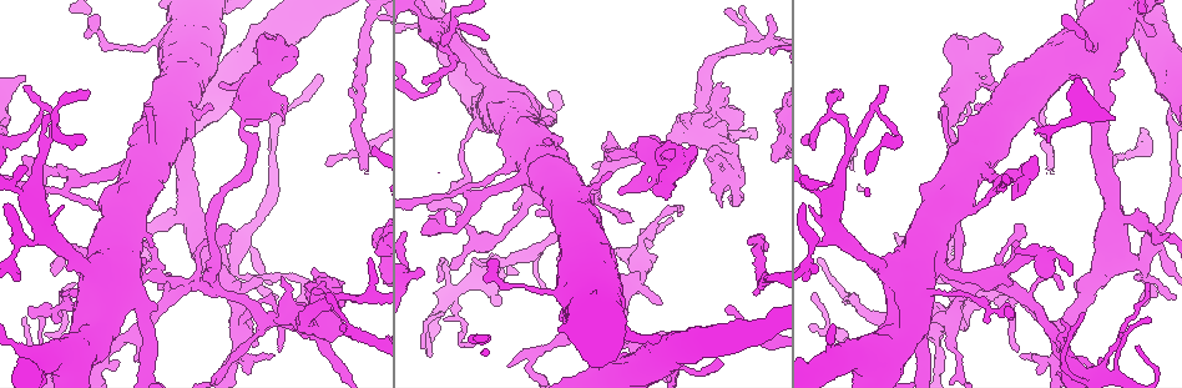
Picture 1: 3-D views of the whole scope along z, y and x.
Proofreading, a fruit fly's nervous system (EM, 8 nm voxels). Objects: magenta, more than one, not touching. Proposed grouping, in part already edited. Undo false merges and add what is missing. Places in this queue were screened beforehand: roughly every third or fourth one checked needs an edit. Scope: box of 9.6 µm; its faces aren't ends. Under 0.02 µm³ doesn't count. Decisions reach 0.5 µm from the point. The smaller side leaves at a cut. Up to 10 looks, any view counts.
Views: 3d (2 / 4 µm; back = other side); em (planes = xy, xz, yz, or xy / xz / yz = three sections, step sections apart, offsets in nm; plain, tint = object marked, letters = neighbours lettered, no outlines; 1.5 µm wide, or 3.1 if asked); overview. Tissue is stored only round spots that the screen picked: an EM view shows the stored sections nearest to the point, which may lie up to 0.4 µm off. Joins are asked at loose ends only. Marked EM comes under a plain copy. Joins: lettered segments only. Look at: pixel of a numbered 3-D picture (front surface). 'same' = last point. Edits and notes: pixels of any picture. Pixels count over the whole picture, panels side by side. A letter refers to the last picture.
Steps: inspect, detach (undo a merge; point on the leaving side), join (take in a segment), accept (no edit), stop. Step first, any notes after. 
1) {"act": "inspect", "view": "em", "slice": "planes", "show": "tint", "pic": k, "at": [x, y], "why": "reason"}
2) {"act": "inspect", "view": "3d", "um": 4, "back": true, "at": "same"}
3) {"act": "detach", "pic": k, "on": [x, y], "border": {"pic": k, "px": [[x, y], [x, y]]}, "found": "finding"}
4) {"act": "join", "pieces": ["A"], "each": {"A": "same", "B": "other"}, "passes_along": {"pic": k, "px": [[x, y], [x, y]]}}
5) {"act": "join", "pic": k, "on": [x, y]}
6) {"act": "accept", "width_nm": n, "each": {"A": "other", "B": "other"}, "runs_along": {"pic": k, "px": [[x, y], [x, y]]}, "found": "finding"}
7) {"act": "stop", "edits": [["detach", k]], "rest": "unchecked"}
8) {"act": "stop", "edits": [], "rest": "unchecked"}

{"act": "inspect", "view": "3d", "um": 4, "pic": 1, "at": [1074, 77], "why": "free end"}

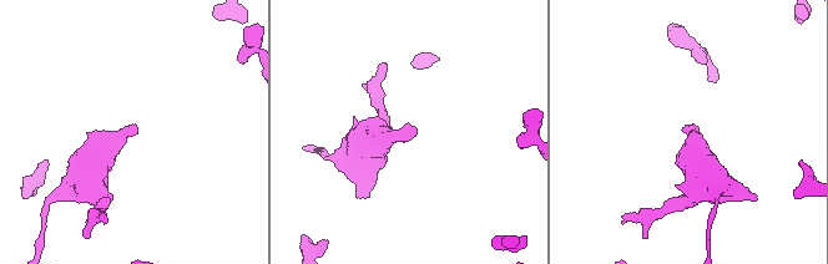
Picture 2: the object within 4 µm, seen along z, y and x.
{"act": "inspect", "view": "em", "slice": "planes", "show": "letters", "pic": 2, "at": [136, 133]}

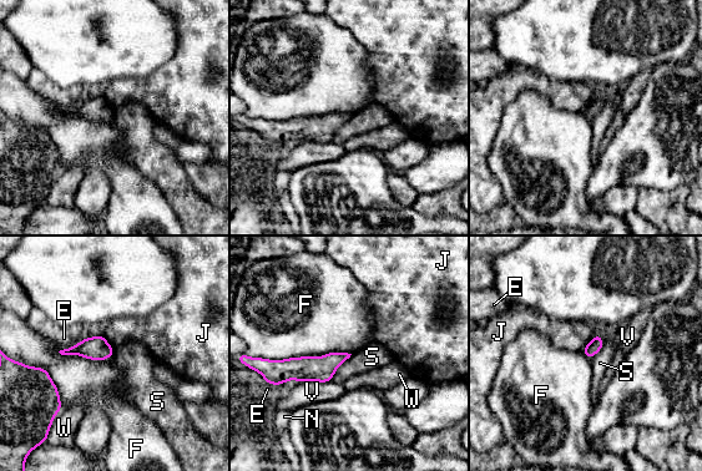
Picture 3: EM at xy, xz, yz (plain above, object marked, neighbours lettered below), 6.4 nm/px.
{"act": "accept", "each": {"E": "other", "F": "other", "J": "other", "N": "other", "S": "other", "V": "other", "W": "other"}, "border": {"pic": 3, "px": [[350, 353], [263, 359]]}, "found": "no lettered segment goes on from it"}

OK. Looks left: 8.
{"act": "inspect", "view": "3d", "um": 2, "pic": 1, "at": [187, 285], "why": "looks like a crossing"}

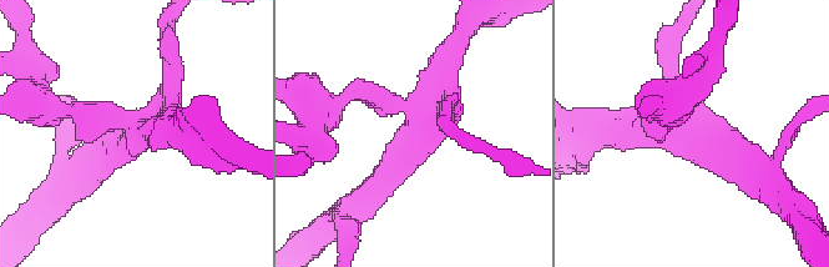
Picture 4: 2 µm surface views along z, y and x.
{"act": "inspect", "view": "em", "slice": "planes", "show": "letters", "pic": 4, "at": [415, 109], "arms": 4, "why": "need the tissue"}

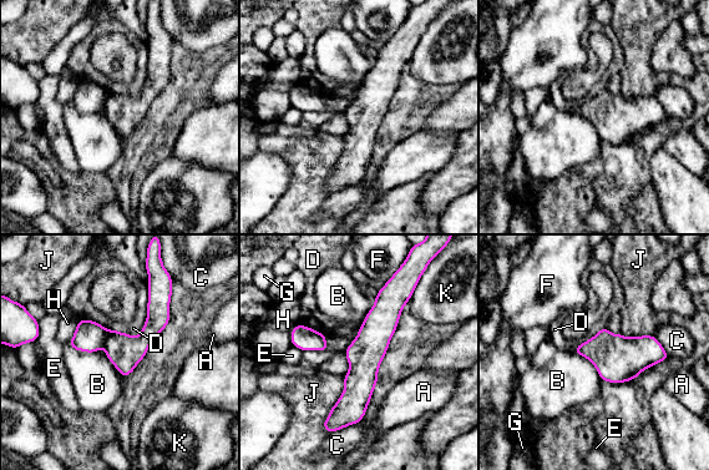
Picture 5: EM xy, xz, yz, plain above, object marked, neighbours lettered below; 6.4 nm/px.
{"act": "detach", "pic": 5, "on": [125, 352], "each": {"A": "other", "B": "other", "C": "other", "D": "other", "E": "other", "F": "other", "G": "other", "H": "other", "J": "other", "K": "other"}, "part_leaving": {"pic": 5, "px": [[388, 286], [356, 397], [333, 424]]}, "found": "a second cell is stuck on"}

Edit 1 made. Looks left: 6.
{"act": "inspect", "view": "overview"}

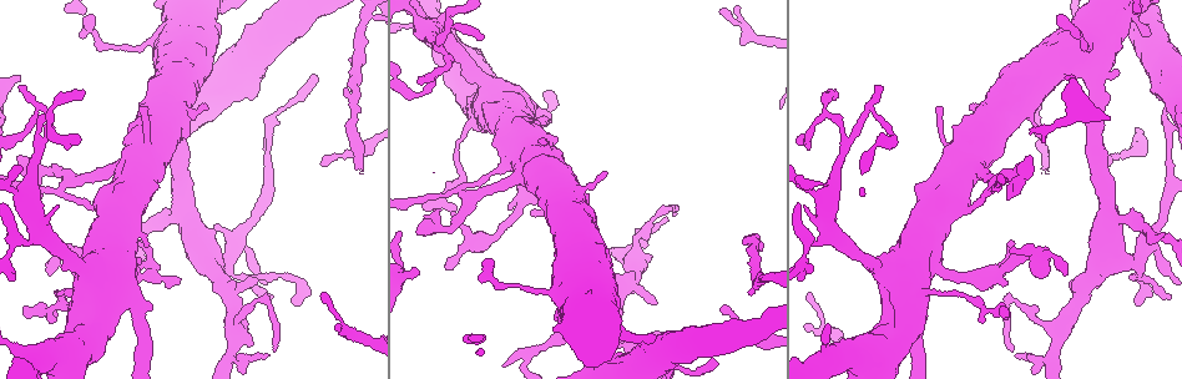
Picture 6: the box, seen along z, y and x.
{"act": "inspect", "view": "em", "slice": "xz", "step": 8, "show": "letters", "pic": 6, "at": [1111, 163], "why": "an open end"}

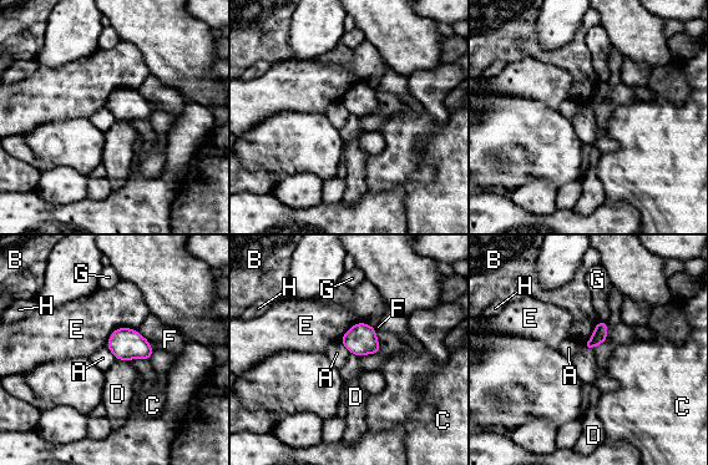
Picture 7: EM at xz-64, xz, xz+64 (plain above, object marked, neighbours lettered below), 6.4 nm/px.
{"act": "inspect", "view": "em", "slice": "planes", "show": "letters", "at": "same", "why": "another direction"}

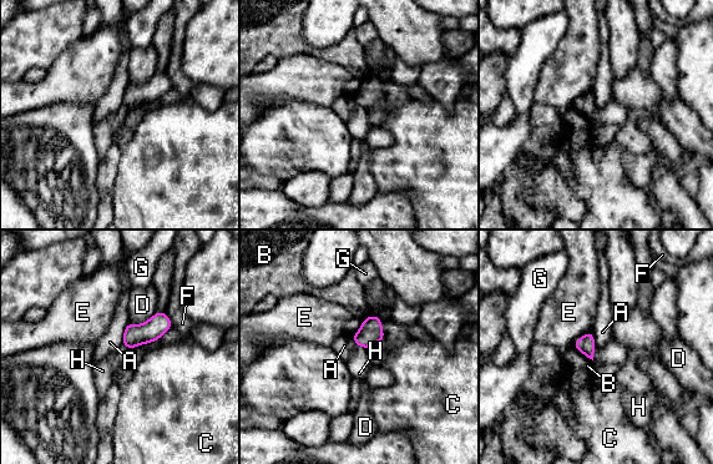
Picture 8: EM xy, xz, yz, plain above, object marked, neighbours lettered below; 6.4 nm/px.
{"act": "accept", "each": {"A": "other", "B": "other", "C": "other", "D": "other", "E": "other", "F": "other", "G": "other", "H": "other"}, "border": {"pic": 8, "px": [[358, 346], [368, 349]]}, "found": "no lettered segment goes on from it"}

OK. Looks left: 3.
{"act": "stop", "edits": [["detach", 5]], "rest": "unchecked"}

